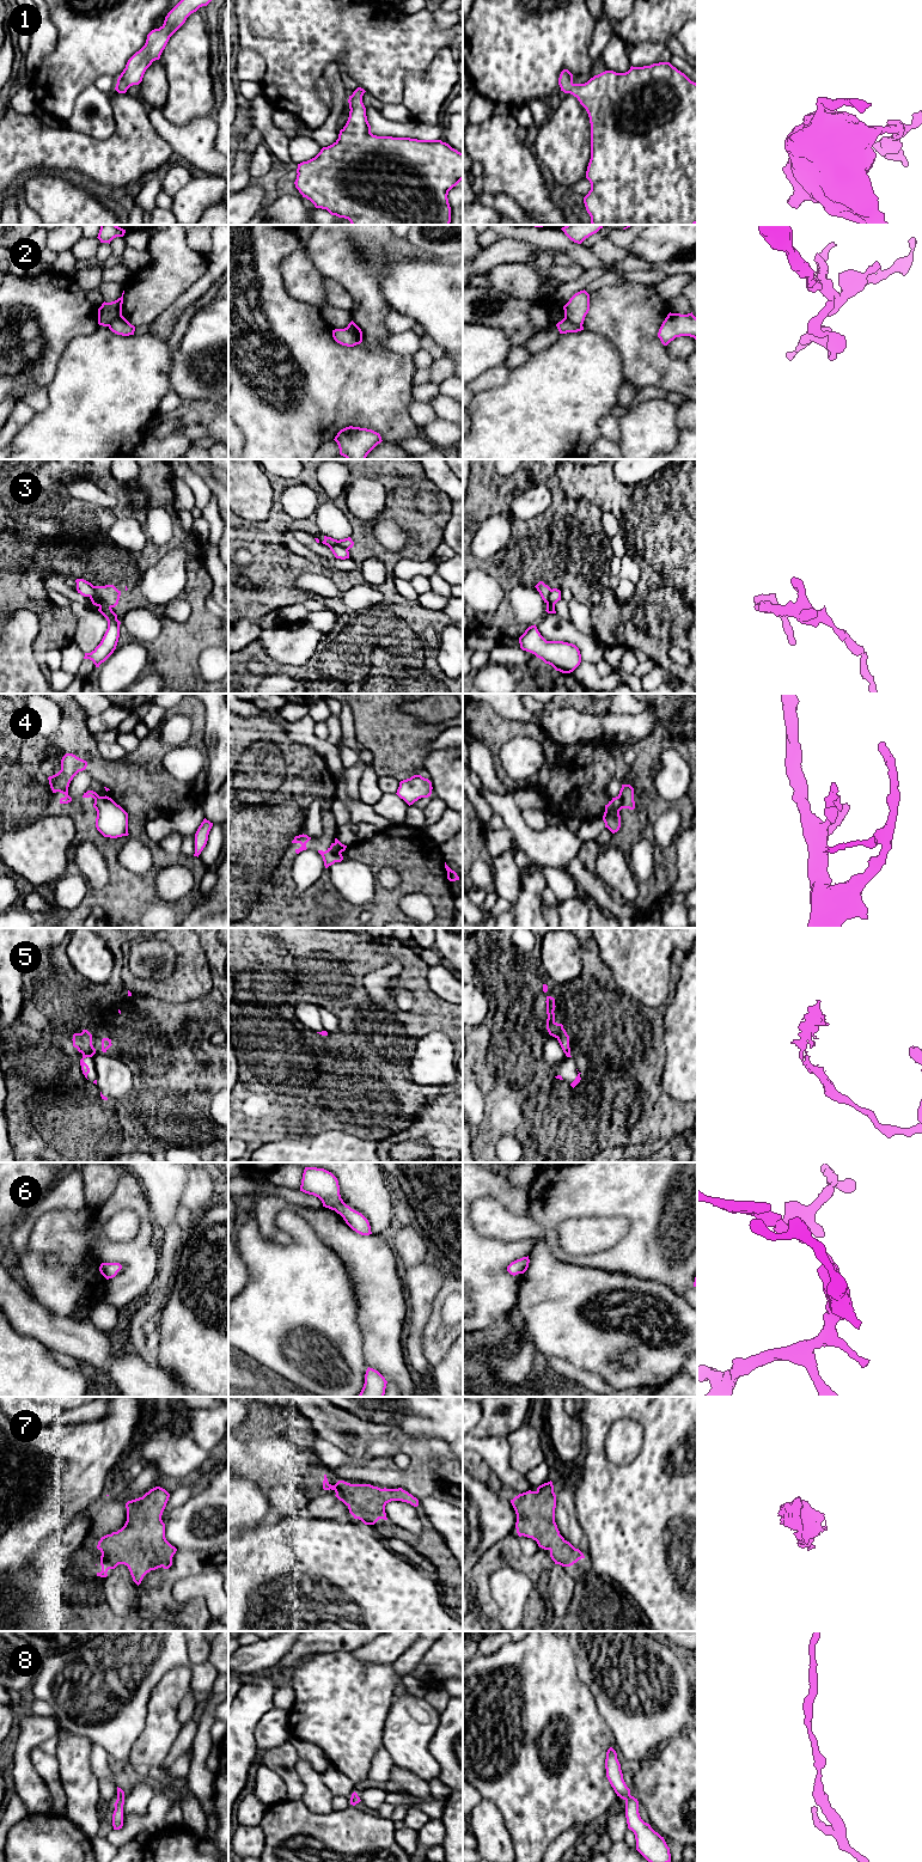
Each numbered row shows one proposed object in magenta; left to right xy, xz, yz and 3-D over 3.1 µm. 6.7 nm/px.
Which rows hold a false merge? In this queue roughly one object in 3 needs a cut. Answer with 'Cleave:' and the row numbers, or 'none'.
Cleave: 2, 3, 4, 5

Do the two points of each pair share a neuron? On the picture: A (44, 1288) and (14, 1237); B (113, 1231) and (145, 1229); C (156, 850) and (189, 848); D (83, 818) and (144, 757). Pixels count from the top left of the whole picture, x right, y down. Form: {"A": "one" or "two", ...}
{"A": "two", "B": "two", "C": "two", "D": "one"}

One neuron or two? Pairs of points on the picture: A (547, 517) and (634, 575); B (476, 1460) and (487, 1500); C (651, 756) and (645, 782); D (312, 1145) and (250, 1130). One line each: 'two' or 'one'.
A: two
B: two
C: one
D: two

